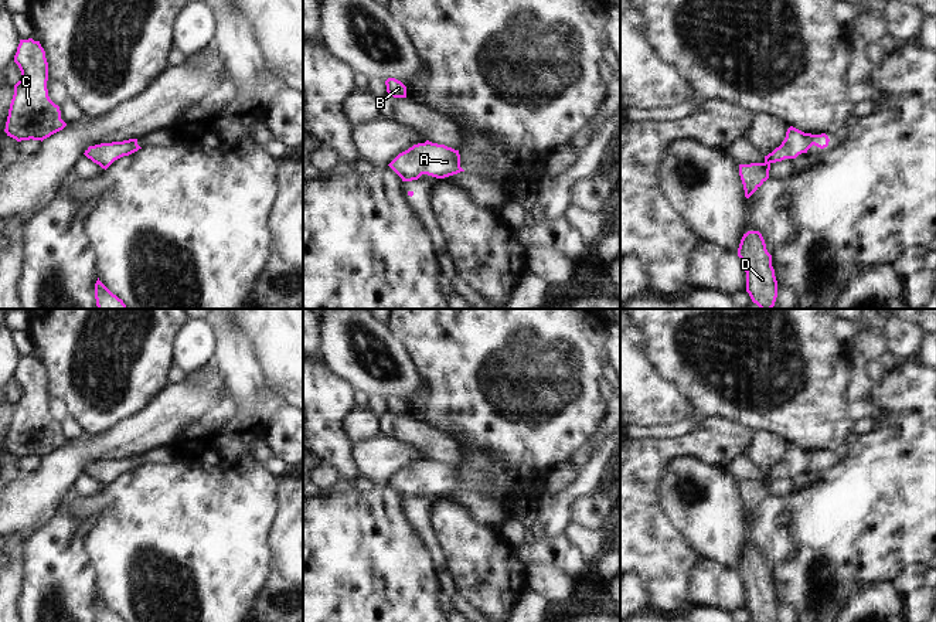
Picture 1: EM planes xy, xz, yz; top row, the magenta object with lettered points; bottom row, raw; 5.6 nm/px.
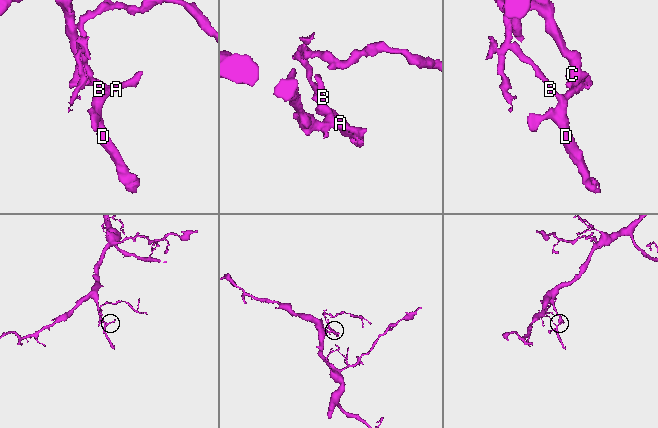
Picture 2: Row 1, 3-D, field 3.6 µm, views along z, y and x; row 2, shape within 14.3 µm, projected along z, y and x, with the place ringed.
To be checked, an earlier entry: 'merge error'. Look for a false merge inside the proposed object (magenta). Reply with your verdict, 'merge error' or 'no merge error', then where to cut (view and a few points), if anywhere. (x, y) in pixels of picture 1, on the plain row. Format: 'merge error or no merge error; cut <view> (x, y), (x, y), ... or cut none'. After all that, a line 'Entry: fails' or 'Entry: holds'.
no merge error; cut none
Entry: fails

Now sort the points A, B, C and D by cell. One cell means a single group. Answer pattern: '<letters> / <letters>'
A B C D

